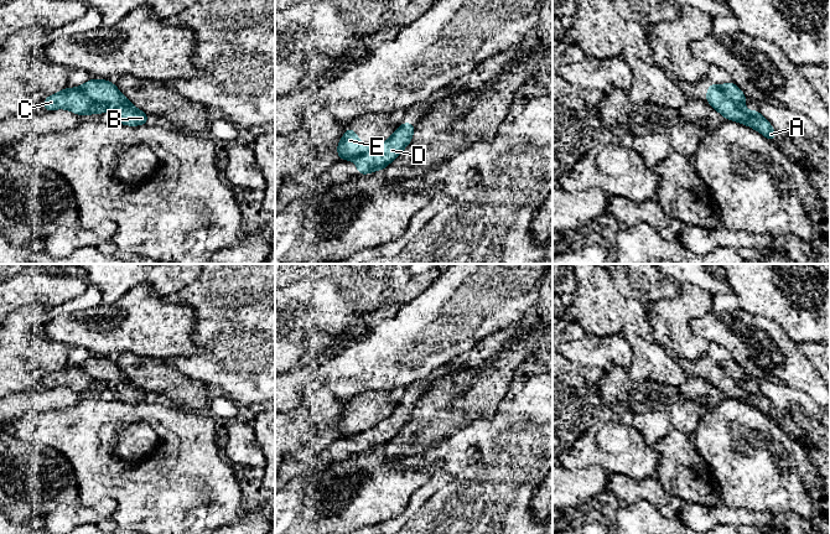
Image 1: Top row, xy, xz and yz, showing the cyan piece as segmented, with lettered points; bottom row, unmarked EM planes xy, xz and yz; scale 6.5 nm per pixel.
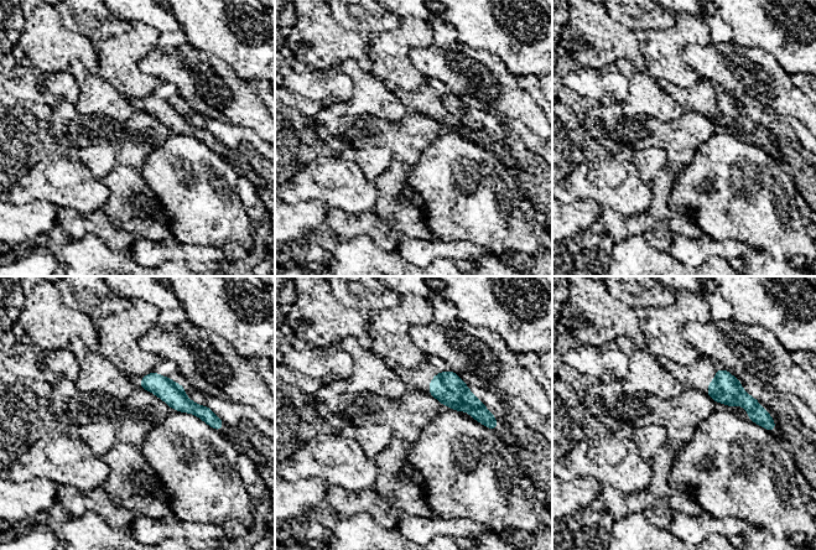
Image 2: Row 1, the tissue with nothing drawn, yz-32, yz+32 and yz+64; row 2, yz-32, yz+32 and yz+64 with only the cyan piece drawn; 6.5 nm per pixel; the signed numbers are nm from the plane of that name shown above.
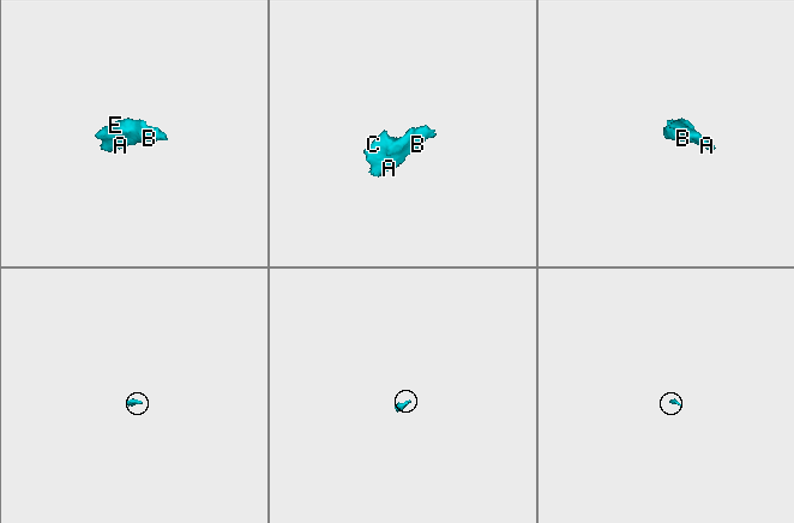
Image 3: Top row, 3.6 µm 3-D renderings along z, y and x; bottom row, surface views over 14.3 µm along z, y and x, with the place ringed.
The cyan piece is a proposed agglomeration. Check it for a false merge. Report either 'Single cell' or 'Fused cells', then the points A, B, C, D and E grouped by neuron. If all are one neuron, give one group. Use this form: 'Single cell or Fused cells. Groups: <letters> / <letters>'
Fused cells. Groups: A C E / B D

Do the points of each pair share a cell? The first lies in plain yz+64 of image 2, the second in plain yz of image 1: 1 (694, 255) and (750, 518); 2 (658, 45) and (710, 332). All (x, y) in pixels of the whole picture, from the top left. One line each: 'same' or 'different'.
1: same
2: different

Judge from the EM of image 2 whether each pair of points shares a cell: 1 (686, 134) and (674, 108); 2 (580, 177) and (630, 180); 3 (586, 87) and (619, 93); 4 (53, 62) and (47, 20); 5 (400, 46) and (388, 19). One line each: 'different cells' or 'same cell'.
1: different cells
2: same cell
3: same cell
4: same cell
5: different cells

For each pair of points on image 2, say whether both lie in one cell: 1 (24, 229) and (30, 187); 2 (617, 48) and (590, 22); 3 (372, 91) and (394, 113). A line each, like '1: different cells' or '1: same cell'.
1: different cells
2: same cell
3: same cell

